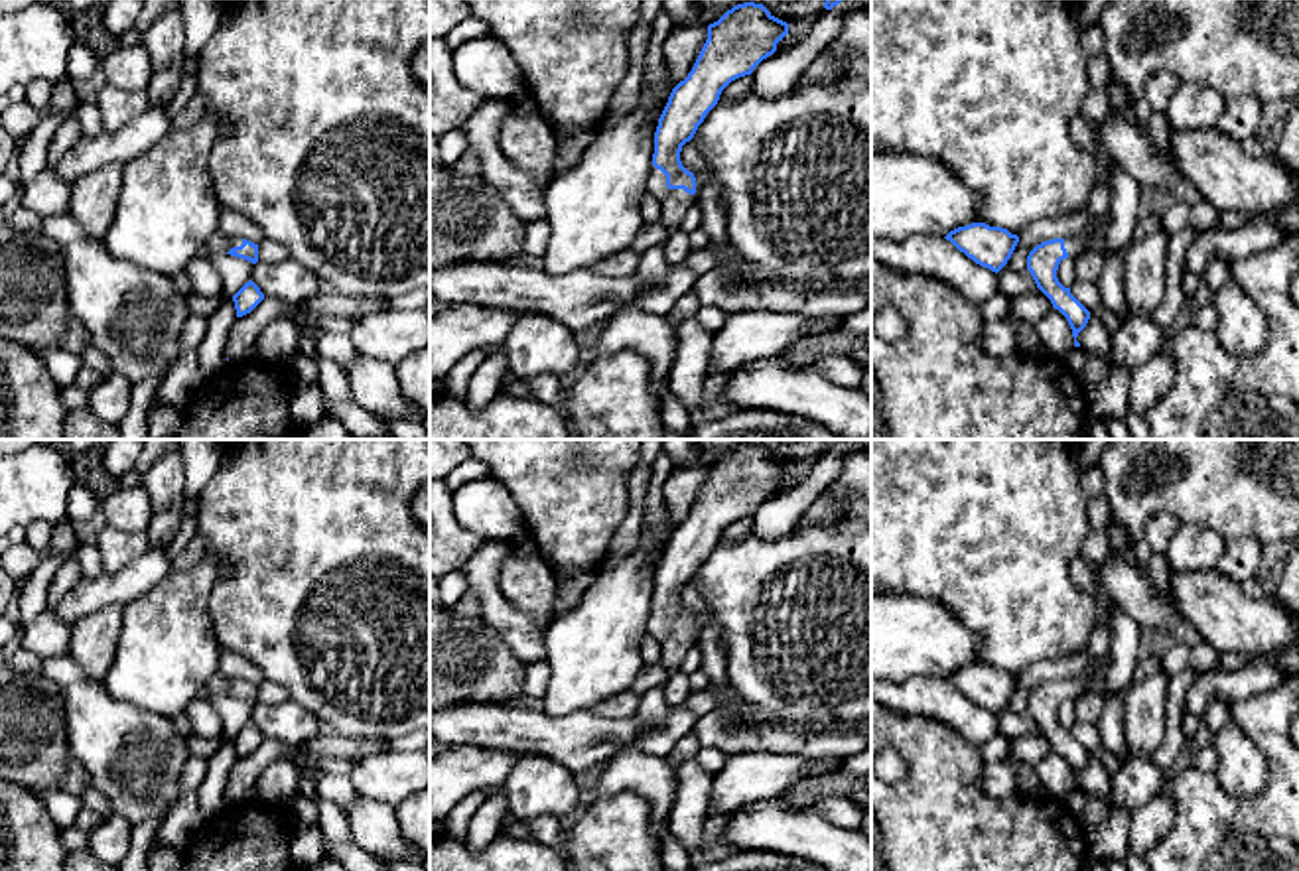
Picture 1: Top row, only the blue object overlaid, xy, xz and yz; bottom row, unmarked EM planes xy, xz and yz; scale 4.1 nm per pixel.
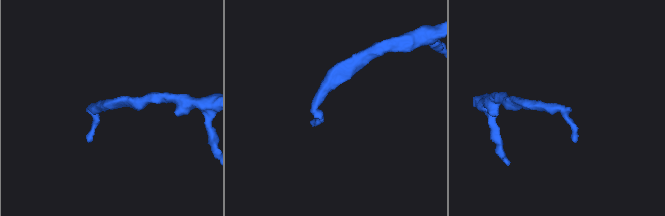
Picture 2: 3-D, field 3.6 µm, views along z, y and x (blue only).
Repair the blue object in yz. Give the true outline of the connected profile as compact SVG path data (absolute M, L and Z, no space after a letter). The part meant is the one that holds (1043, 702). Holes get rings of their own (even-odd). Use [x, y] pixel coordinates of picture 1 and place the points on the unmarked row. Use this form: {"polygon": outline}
{"polygon": "M1106 658L1096 670L1086 670L1082 676L1072 680L1053 680L1037 686L1027 698L1027 711L1031 713L1037 729L1051 741L1053 749L1059 751L1074 778L1074 788L1080 788L1076 782L1078 774L1086 769L1090 753L1070 735L1070 729L1064 729L1057 711L1064 700L1078 700L1086 694L1090 680L1100 674L1106 678L1110 660Z"}

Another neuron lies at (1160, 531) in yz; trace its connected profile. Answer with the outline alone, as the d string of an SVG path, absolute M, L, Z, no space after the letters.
M1167 512L1147 520L1145 540L1153 554L1165 554L1181 522Z

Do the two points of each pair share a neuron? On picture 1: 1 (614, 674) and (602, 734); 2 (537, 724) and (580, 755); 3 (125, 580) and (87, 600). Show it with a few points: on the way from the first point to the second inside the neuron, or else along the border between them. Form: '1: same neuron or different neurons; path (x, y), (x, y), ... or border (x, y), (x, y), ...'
1: different neurons; border (590, 708), (566, 714), (545, 712)
2: same neuron; path (546, 734), (562, 737), (570, 745)
3: same neuron; path (115, 590), (97, 594)

